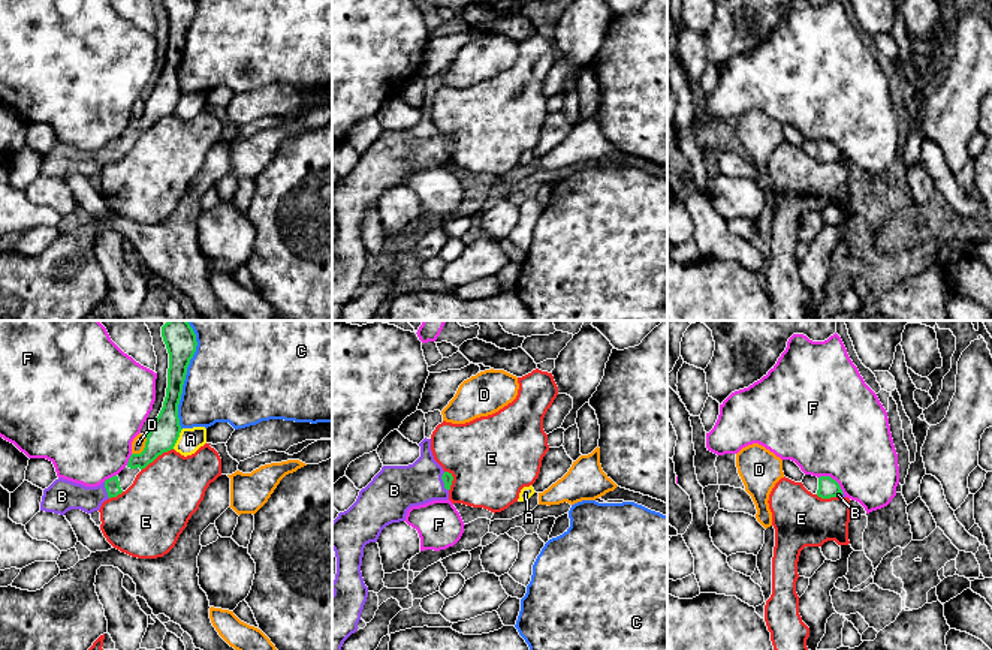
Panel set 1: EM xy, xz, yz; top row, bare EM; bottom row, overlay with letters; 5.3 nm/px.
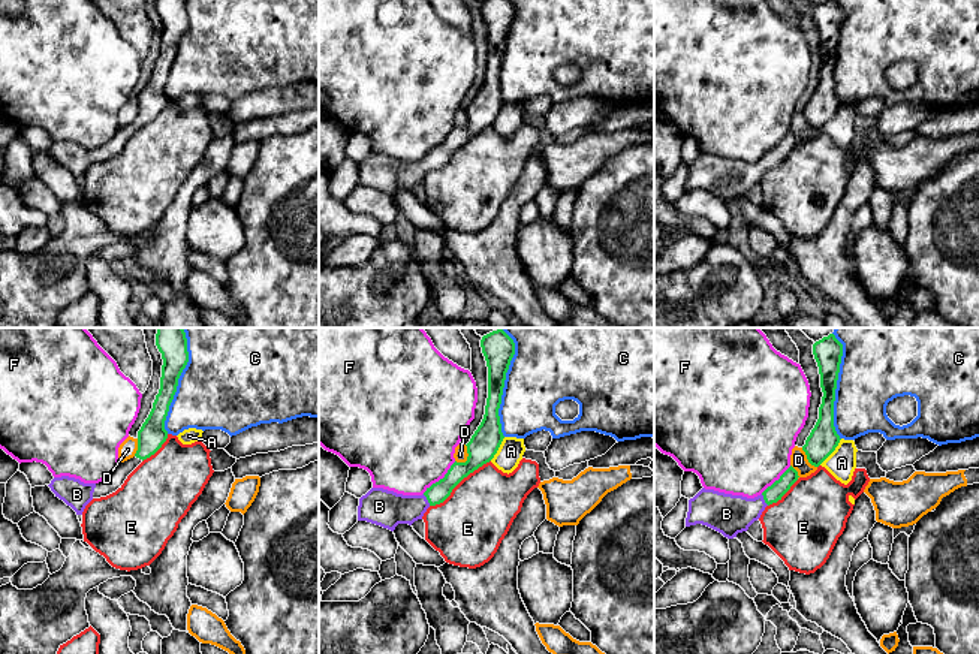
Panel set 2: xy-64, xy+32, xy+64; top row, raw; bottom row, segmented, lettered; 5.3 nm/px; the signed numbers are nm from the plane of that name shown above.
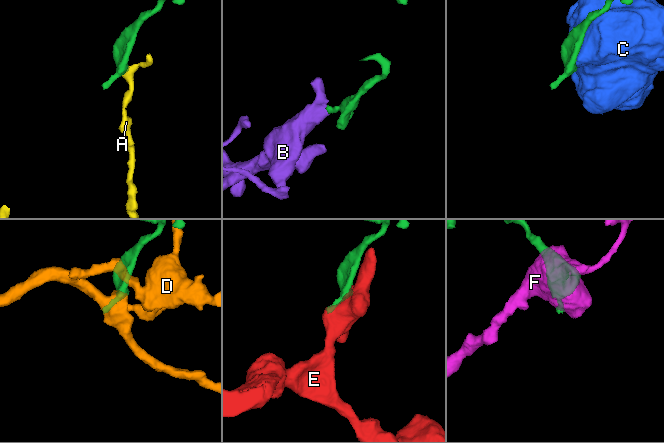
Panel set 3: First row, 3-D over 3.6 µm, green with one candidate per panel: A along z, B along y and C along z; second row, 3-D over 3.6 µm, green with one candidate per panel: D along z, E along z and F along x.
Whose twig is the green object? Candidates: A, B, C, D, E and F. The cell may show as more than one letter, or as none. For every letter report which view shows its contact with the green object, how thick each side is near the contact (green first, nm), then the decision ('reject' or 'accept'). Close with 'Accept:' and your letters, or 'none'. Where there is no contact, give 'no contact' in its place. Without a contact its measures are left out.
A: xy | 160/130 nm | reject
B: xz | 60/240 nm | accept
C: xy | 170/480 nm | reject
D: xy | 160/70 nm | reject
E: xy | 160/360 nm | reject
F: yz | 110/480 nm | reject
Accept: B

